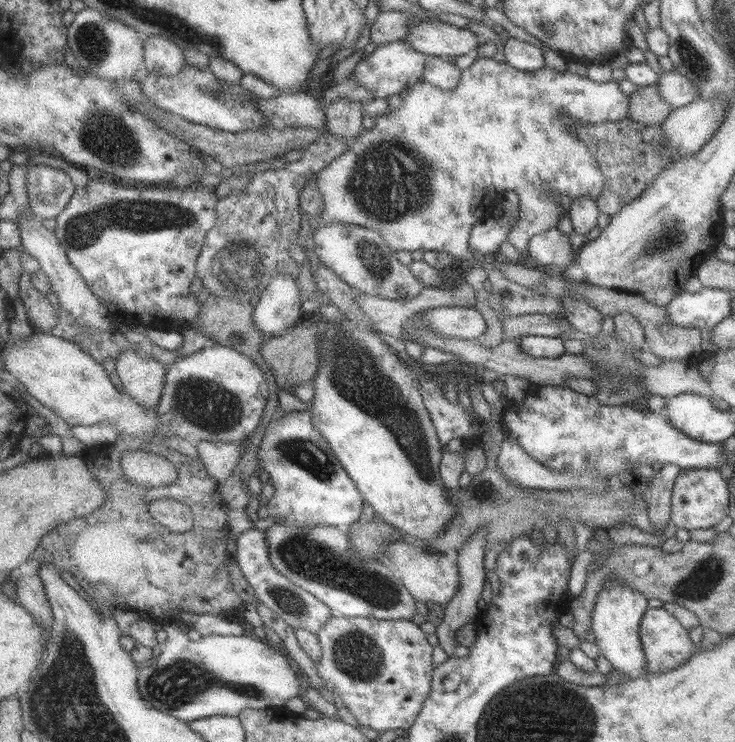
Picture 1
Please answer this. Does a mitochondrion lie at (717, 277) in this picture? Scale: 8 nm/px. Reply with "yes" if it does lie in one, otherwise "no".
no

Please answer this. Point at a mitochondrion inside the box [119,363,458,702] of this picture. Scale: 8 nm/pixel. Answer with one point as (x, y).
(307, 559)

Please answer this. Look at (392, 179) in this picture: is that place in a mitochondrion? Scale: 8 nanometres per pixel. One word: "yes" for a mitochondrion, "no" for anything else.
yes

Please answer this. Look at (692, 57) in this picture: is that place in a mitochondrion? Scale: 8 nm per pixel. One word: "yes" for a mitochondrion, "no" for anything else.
yes

